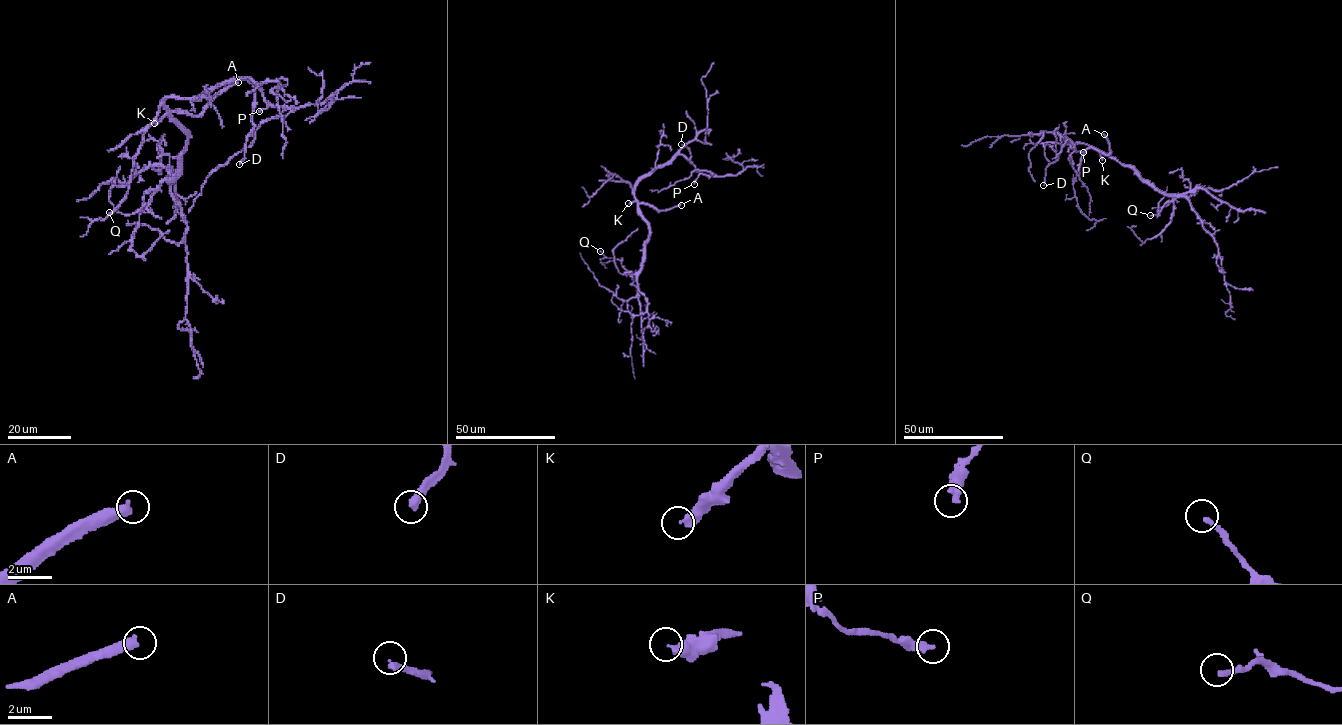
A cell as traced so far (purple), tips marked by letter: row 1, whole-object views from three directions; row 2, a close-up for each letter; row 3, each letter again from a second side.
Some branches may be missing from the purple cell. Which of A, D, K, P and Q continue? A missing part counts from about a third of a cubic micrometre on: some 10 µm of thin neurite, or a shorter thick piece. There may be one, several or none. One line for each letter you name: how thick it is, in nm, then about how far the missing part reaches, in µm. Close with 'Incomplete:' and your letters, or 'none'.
A: calibre 420 nm; missing 200 µm
K: calibre 360 nm; missing 35 µm
Incomplete: A, K

